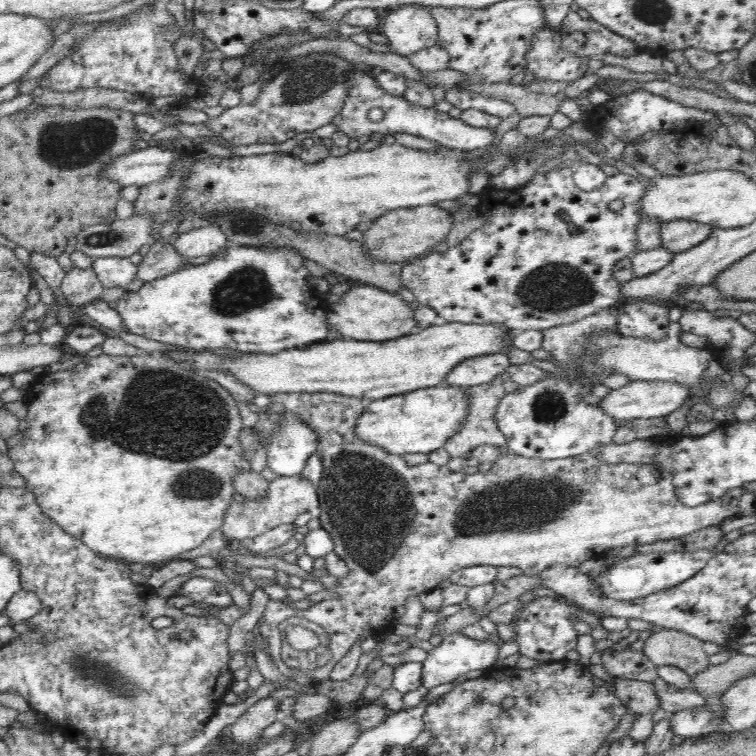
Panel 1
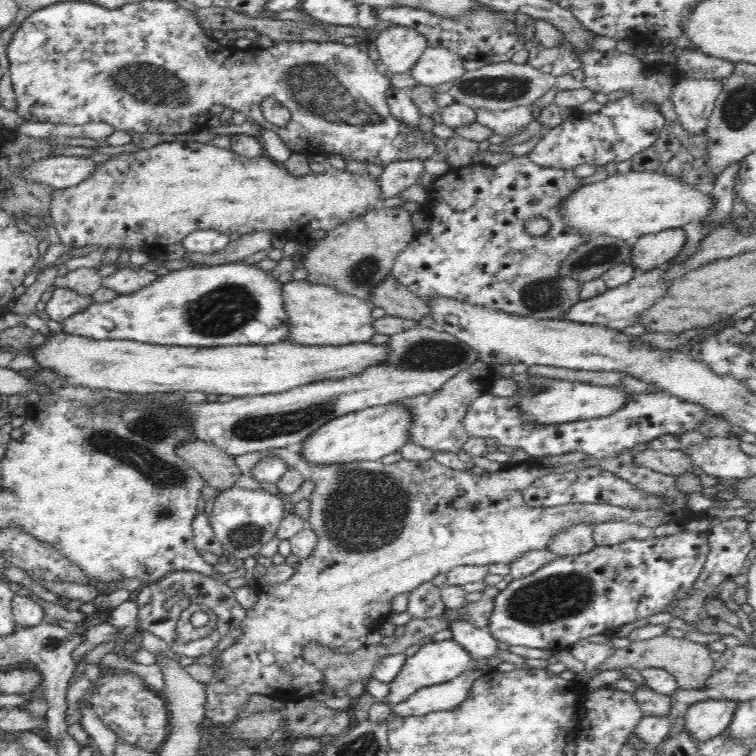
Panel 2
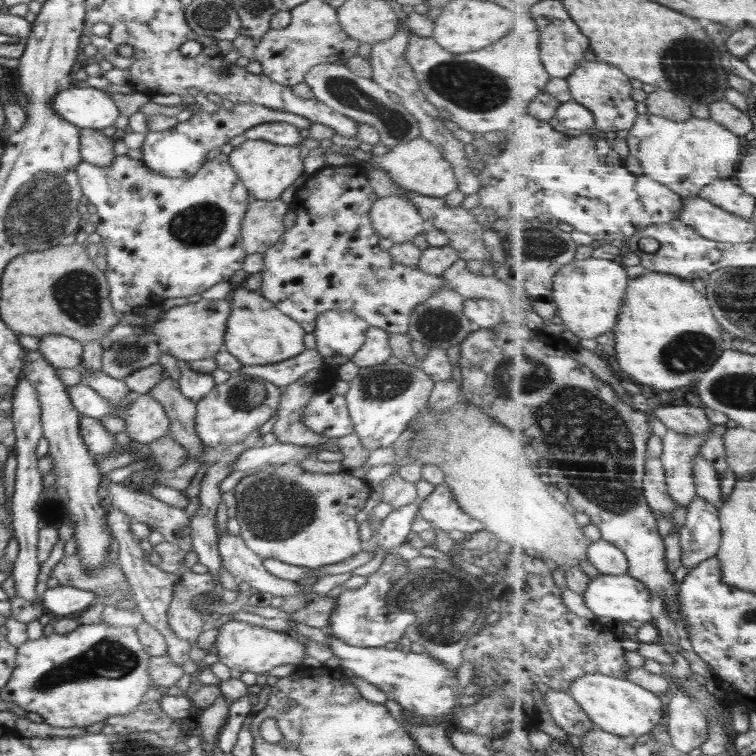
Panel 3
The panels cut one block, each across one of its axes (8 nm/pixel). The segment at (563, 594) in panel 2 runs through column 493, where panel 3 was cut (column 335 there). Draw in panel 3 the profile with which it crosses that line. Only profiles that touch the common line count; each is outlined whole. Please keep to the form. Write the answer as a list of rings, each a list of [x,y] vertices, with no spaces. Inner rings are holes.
[[[394,551],[387,554],[379,569],[366,576],[367,582],[358,589],[347,589],[336,598],[336,610],[330,614],[330,624],[324,630],[327,634],[334,635],[338,639],[352,645],[366,648],[385,647],[391,642],[405,644],[405,632],[410,629],[412,616],[410,612],[394,613],[386,604],[386,597],[394,581],[402,579],[410,572],[406,566],[406,560]]]

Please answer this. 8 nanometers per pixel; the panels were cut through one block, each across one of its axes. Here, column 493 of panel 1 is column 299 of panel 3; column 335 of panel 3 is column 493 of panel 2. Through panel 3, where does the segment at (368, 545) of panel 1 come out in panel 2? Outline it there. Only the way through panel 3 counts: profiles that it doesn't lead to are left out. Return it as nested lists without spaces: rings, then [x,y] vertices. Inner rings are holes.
[[[626,449],[625,451],[622,451],[617,455],[609,456],[608,458],[590,460],[590,463],[593,466],[597,466],[599,469],[606,469],[624,480],[629,480],[633,486],[638,486],[641,490],[644,490],[647,495],[656,494],[666,496],[667,498],[673,498],[673,503],[670,504],[670,506],[665,509],[628,509],[622,506],[609,505],[608,503],[570,503],[551,507],[529,507],[524,500],[523,491],[526,490],[526,488],[532,484],[533,479],[538,478],[538,476],[559,473],[560,470],[564,468],[562,465],[557,467],[542,466],[537,468],[534,464],[528,464],[526,461],[516,465],[510,464],[494,473],[484,472],[482,474],[475,475],[470,473],[470,471],[457,470],[444,466],[438,463],[435,459],[416,461],[406,460],[403,458],[392,464],[384,464],[381,460],[367,460],[351,463],[319,465],[308,461],[307,466],[311,470],[311,480],[314,485],[314,490],[310,492],[311,510],[307,523],[308,528],[311,528],[316,533],[316,536],[318,537],[318,544],[316,544],[316,548],[312,550],[312,554],[309,554],[308,558],[301,559],[298,562],[298,565],[295,566],[294,574],[288,580],[272,585],[262,586],[259,584],[256,586],[256,606],[246,609],[246,618],[244,618],[242,624],[238,626],[238,628],[241,628],[242,634],[237,638],[237,641],[234,644],[223,650],[222,654],[217,657],[211,666],[217,673],[213,680],[220,681],[212,684],[205,684],[207,704],[205,707],[205,720],[202,724],[203,728],[232,724],[232,722],[238,718],[240,712],[245,710],[246,704],[252,694],[267,695],[268,697],[288,702],[290,700],[299,701],[303,698],[310,697],[317,691],[322,691],[326,685],[324,673],[322,673],[320,669],[314,667],[312,663],[308,663],[308,661],[302,657],[302,648],[304,648],[306,644],[310,644],[310,642],[317,642],[338,654],[350,654],[350,652],[354,652],[354,650],[362,648],[362,646],[366,644],[366,636],[368,636],[368,632],[379,629],[380,624],[382,623],[382,618],[386,618],[390,614],[392,610],[392,600],[394,600],[398,594],[402,594],[402,592],[412,592],[412,590],[416,590],[420,584],[430,582],[431,580],[434,580],[434,577],[438,576],[438,574],[446,574],[446,572],[450,572],[452,568],[456,568],[456,566],[487,566],[487,564],[498,563],[510,564],[514,559],[520,558],[520,556],[530,552],[530,550],[546,550],[548,542],[550,542],[550,540],[552,540],[558,532],[568,530],[570,526],[574,526],[574,524],[582,524],[582,522],[591,526],[593,529],[596,524],[606,522],[606,520],[625,520],[626,522],[633,522],[634,524],[640,524],[642,526],[655,529],[658,528],[658,526],[662,526],[662,524],[668,524],[668,522],[685,525],[688,524],[689,521],[705,518],[703,512],[695,513],[688,507],[686,502],[688,502],[689,494],[682,493],[678,490],[678,488],[676,488],[676,480],[678,480],[678,476],[665,475],[656,472],[648,467],[638,465],[638,463],[632,463],[632,460],[635,460],[635,455],[632,453],[632,449]]]

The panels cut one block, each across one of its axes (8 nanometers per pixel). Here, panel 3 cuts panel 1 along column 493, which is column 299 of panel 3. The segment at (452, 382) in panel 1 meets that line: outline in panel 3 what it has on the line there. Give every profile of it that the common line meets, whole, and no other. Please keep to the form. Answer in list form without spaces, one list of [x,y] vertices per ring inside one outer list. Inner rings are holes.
[[[305,349],[298,356],[276,364],[264,366],[242,366],[237,374],[260,377],[264,381],[285,388],[292,382],[298,382],[306,373],[325,366],[322,356],[314,350]]]

